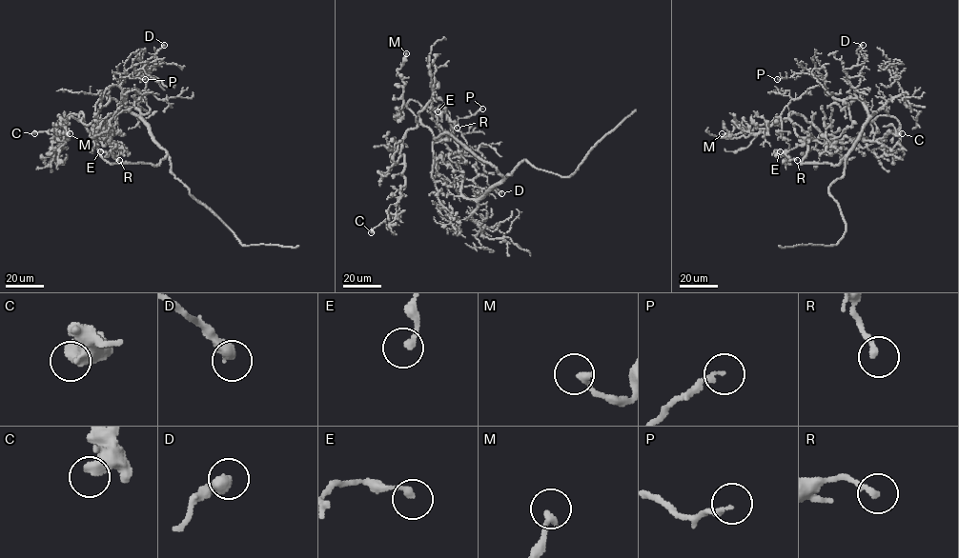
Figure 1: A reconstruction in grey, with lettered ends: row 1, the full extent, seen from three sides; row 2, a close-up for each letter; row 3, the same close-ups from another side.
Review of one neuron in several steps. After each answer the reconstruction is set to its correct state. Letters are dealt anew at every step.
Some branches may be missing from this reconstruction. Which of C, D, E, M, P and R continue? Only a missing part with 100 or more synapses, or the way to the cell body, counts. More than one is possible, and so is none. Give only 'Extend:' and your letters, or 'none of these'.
Extend: none of these

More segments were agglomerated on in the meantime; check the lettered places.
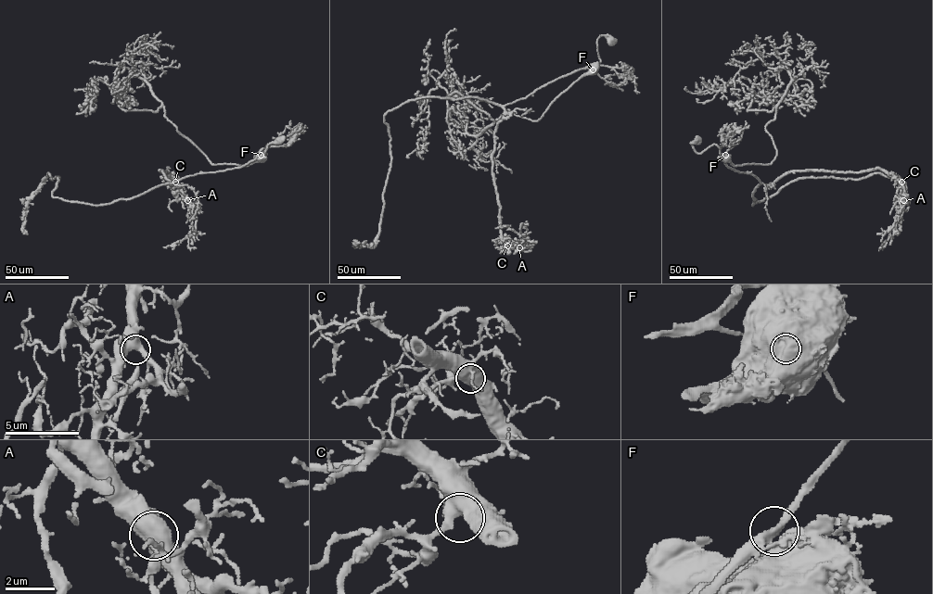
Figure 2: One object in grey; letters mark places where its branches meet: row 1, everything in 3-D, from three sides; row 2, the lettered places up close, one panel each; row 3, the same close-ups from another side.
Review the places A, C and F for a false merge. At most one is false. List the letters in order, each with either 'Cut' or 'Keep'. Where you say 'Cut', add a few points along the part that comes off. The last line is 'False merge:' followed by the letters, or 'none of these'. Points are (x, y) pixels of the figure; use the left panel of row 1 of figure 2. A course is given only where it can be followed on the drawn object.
A: Keep
C: Keep
F: Cut. Course of the part to remove: (261, 154), (242, 166), (197, 173), (98, 205), (54, 197), (59, 177), (48, 173), (27, 204), (27, 234)
False merge: F

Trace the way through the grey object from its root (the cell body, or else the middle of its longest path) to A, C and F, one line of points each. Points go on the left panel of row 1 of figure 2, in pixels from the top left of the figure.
A: (279, 139), (239, 167), (197, 173), (172, 183), (159, 170), (168, 168), (187, 200)
C: (279, 139), (239, 167), (197, 173), (172, 183), (159, 170), (168, 168), (175, 182)
F: (279, 139), (278, 143), (270, 143), (264, 153), (267, 145), (261, 154)

